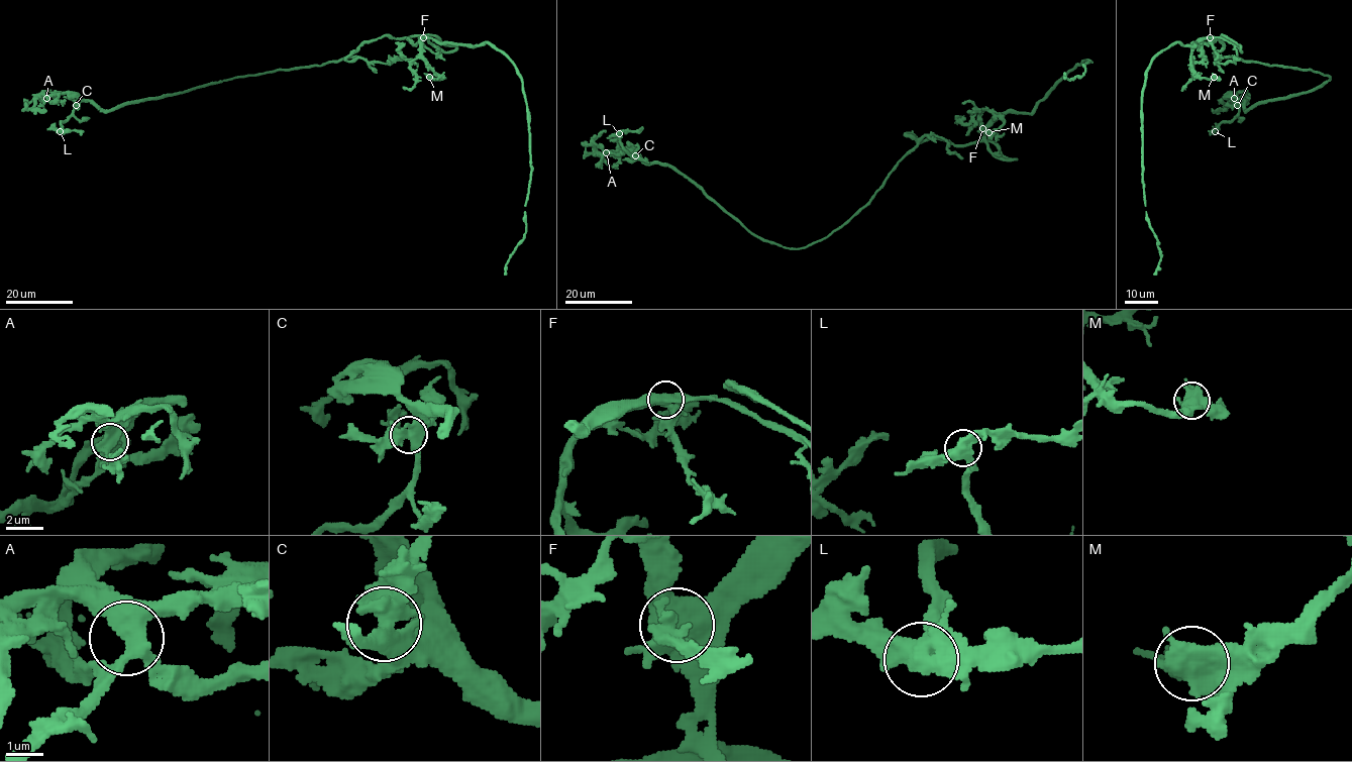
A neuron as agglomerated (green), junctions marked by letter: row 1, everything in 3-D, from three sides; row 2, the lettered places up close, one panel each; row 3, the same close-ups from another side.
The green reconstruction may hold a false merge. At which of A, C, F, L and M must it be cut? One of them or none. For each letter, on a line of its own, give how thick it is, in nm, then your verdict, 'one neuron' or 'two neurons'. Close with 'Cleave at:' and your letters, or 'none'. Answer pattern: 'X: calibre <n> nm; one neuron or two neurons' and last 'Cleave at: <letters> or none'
A: calibre 480 nm; one neuron
C: calibre 480 nm; one neuron
F: calibre 600 nm; one neuron
L: calibre 550 nm; one neuron
M: calibre 550 nm; one neuron
Cleave at: none

